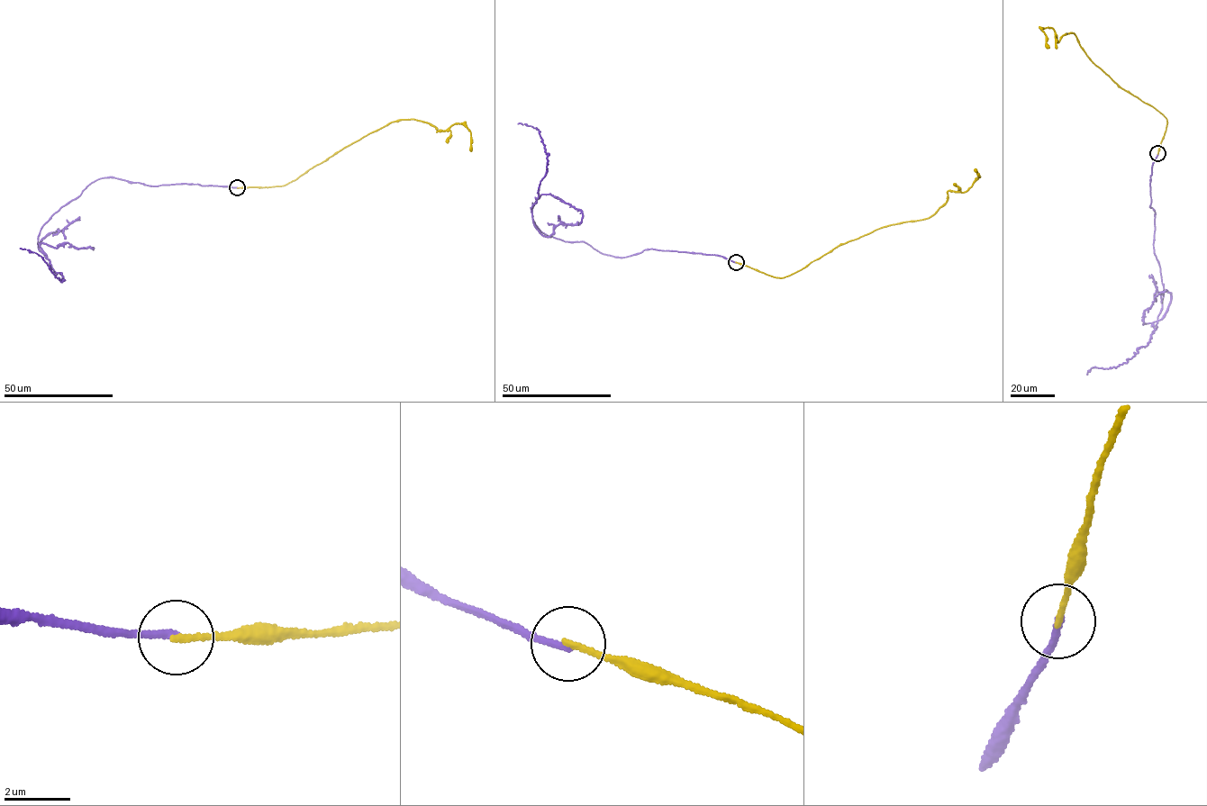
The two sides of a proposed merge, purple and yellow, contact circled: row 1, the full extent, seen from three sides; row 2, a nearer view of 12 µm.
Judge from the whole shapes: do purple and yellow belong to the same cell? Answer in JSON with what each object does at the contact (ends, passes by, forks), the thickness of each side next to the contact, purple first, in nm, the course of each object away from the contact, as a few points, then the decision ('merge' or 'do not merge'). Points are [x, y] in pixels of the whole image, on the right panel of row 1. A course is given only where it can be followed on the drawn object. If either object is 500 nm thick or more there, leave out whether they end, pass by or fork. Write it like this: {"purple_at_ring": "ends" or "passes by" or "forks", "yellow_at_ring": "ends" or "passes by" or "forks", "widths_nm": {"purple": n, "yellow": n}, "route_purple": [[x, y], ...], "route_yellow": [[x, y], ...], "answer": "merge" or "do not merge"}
{"purple_at_ring": "ends", "yellow_at_ring": "ends", "widths_nm": {"purple": 200, "yellow": 180}, "route_purple": [[1157, 153], [1150, 184], [1154, 249], [1164, 294], [1157, 328], [1148, 345], [1127, 362], [1093, 367], [1086, 374]], "route_yellow": [[1157, 154], [1167, 123], [1163, 114], [1093, 63], [1074, 32], [1057, 42], [1053, 28], [1043, 29], [1049, 48]], "answer": "do not merge"}

